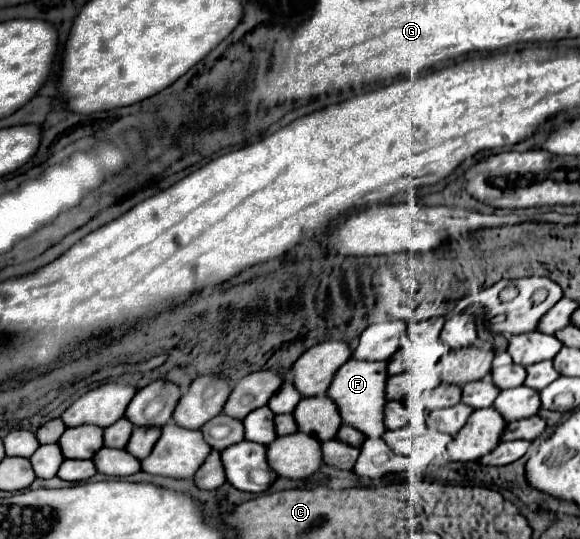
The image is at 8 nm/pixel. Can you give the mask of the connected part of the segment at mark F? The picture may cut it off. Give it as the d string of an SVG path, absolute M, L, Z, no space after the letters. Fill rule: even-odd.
M351 358L333 376L327 396L335 400L343 424L349 424L351 428L353 426L359 428L359 432L363 432L367 438L379 438L381 432L385 432L385 424L383 424L383 406L387 402L385 382L387 382L385 362L361 362Z

